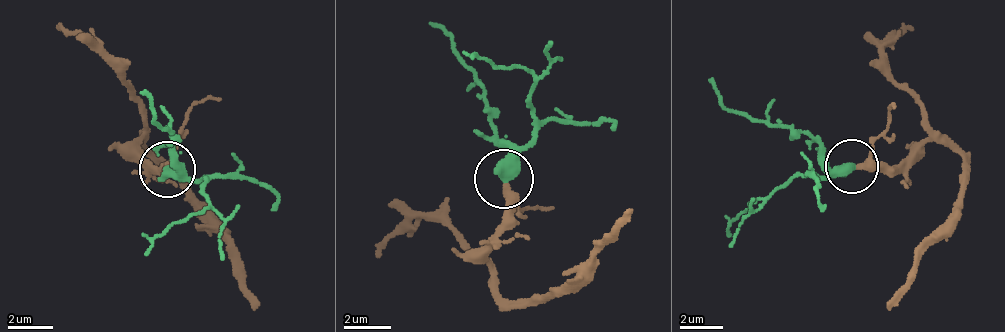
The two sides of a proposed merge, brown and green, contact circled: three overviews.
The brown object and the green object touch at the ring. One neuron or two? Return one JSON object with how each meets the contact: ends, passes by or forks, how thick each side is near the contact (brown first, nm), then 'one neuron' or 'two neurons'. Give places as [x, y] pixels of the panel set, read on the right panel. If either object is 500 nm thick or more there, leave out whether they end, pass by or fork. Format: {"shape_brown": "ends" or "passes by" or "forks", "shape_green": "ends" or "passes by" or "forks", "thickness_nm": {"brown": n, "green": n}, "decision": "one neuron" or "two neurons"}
{"thickness_nm": {"brown": 280, "green": 600}, "decision": "one neuron"}

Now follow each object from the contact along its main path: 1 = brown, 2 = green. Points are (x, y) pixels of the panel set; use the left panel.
1: (165, 170), (142, 154), (144, 136), (150, 150), (190, 206), (230, 247), (255, 312)
2: (166, 170), (206, 181), (206, 205), (161, 230), (145, 253)

